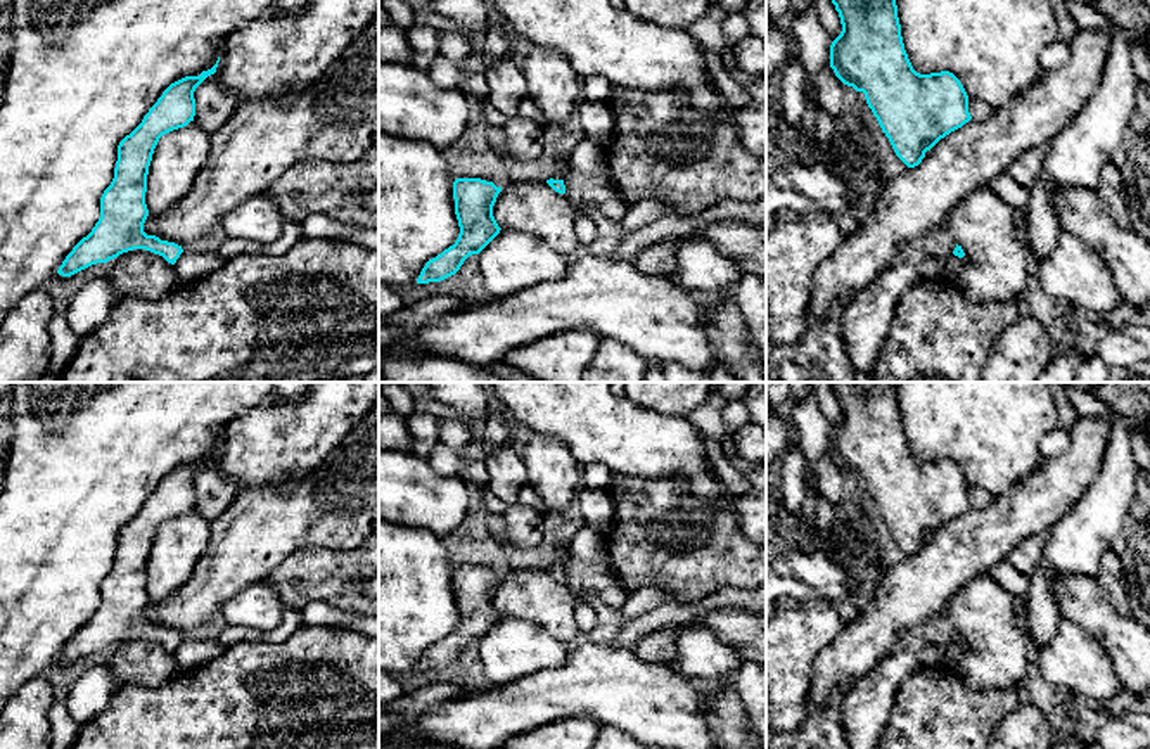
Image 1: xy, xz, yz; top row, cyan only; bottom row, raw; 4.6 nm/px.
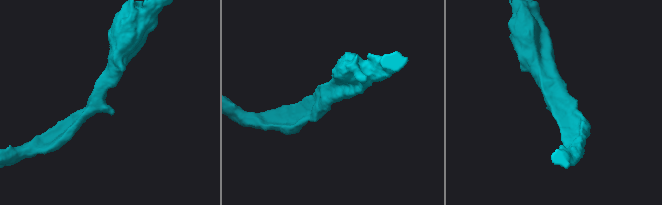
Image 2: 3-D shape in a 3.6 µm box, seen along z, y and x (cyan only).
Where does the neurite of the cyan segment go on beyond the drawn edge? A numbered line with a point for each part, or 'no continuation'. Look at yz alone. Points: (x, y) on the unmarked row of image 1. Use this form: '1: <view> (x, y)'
no continuation

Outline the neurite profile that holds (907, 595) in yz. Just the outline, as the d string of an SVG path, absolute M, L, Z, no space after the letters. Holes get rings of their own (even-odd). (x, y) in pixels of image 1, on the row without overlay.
M1079 417L1067 429L1069 448L1053 458L1045 458L1029 477L1013 484L1003 495L993 496L986 509L970 507L962 515L941 526L922 550L903 562L884 569L877 578L872 607L846 623L837 640L815 663L811 716L823 711L835 692L847 692L859 678L896 649L898 637L946 612L949 599L974 578L989 573L1022 540L1048 533L1093 483L1110 438L1112 427L1103 417Z

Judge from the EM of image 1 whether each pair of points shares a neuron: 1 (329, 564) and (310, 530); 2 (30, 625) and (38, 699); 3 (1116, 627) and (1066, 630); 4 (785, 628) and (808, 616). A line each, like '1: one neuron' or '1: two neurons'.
1: two neurons
2: two neurons
3: two neurons
4: one neuron

